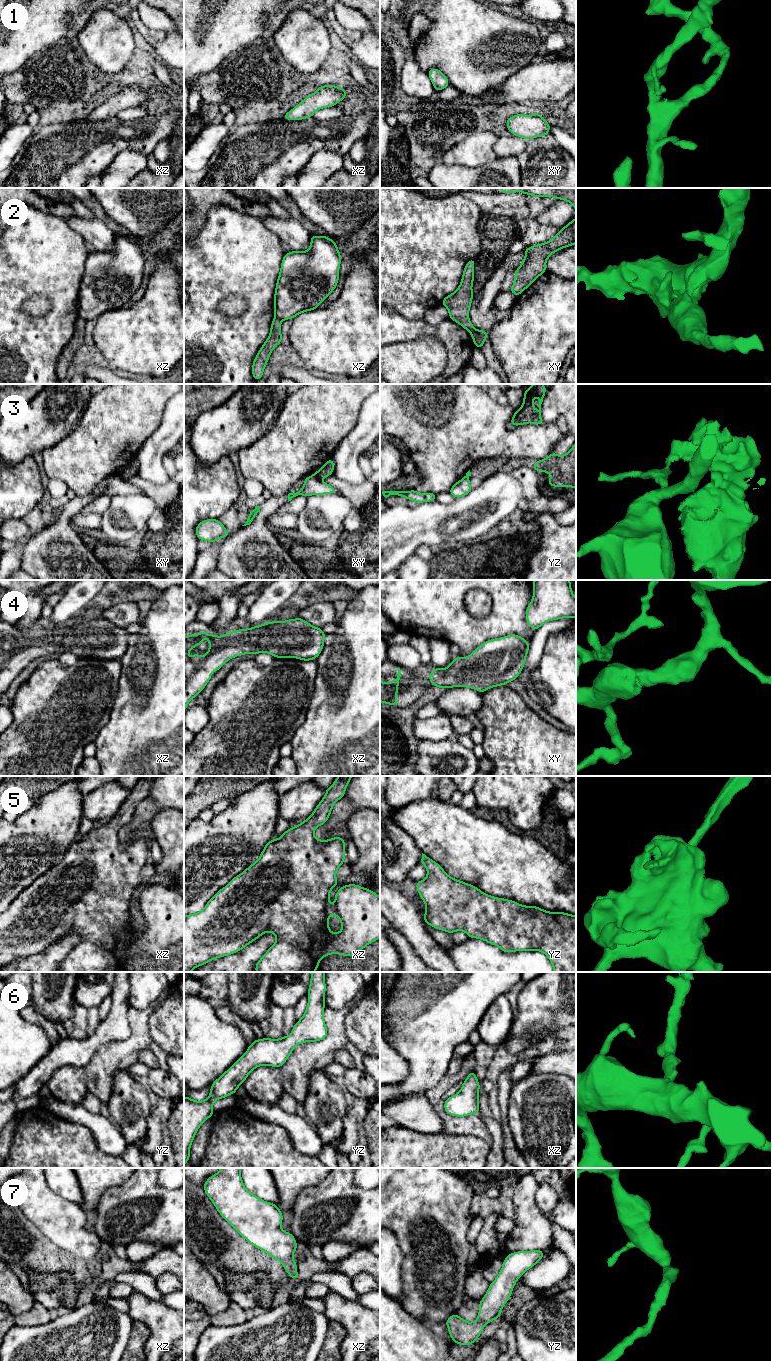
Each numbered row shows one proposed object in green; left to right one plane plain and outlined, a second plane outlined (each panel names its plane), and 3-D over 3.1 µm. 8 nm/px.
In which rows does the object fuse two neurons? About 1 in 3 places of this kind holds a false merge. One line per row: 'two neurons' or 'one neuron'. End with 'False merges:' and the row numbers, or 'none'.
1: one neuron
2: two neurons
3: two neurons
4: one neuron
5: one neuron
6: one neuron
7: one neuron
False merges: 2, 3

